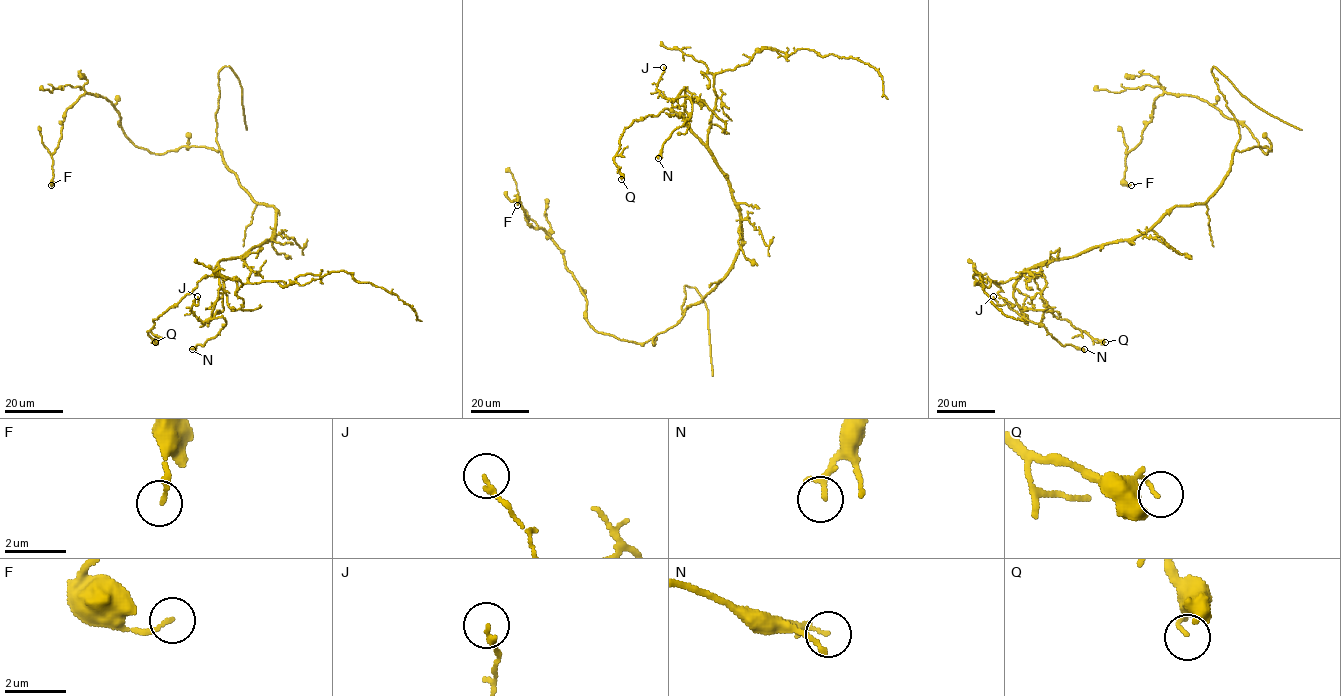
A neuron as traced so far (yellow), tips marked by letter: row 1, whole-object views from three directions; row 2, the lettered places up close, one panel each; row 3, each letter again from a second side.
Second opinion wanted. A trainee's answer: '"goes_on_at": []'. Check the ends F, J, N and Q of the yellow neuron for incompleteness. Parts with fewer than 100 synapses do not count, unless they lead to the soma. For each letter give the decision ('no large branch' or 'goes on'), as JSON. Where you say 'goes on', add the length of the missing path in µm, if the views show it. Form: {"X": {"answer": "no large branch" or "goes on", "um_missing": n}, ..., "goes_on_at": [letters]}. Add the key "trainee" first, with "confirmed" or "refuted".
{"trainee": "confirmed", "F": {"answer": "no large branch"}, "J": {"answer": "no large branch"}, "N": {"answer": "no large branch"}, "Q": {"answer": "no large branch"}, "goes_on_at": []}

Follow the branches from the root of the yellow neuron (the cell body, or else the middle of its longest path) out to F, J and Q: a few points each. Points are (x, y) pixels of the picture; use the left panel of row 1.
F: (268, 206), (240, 185), (220, 150), (138, 148), (113, 104), (86, 92), (61, 122), (51, 185)
J: (268, 206), (276, 210), (274, 233), (247, 253), (218, 263), (218, 298), (204, 321), (191, 311), (197, 296)
Q: (268, 206), (276, 210), (273, 235), (245, 254), (221, 259), (210, 275), (155, 319), (148, 334), (155, 342)

